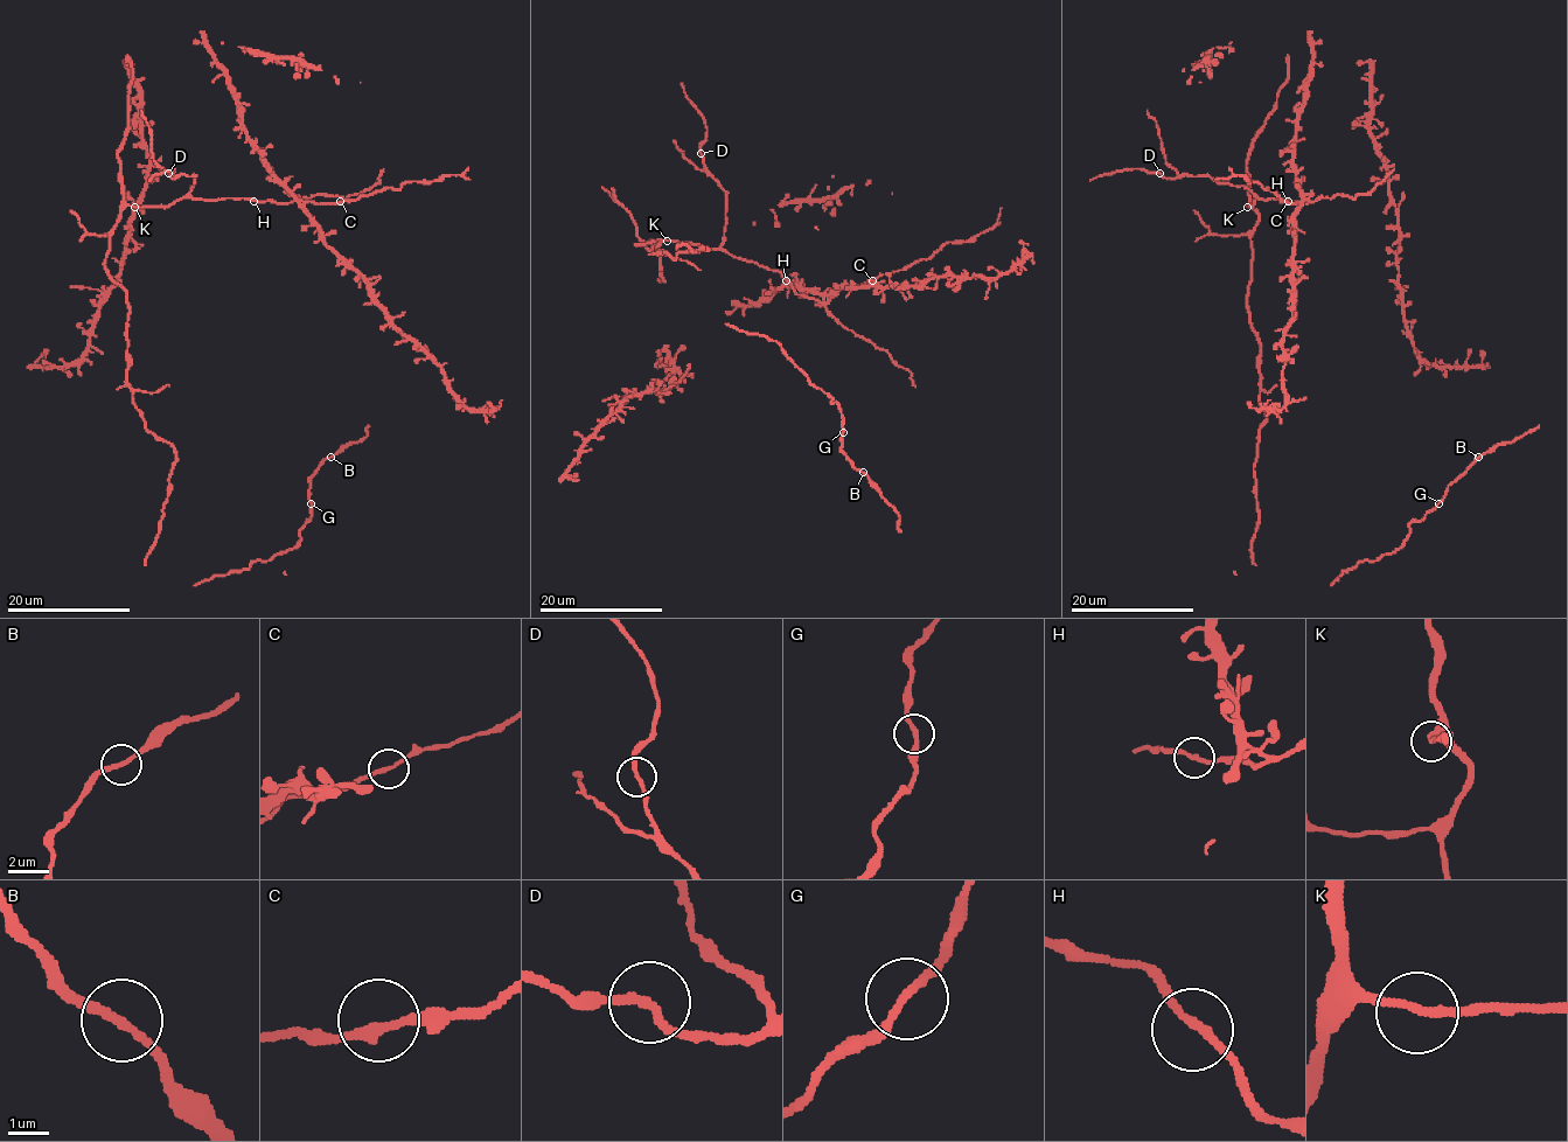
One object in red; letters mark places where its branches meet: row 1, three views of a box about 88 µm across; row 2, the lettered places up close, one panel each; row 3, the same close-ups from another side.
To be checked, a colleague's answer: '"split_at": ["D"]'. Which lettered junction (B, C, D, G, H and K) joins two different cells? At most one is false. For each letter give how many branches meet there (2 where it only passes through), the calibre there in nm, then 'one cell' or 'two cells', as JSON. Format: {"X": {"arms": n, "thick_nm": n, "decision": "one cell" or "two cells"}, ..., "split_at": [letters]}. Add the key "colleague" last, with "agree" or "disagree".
{"B": {"arms": 2, "thick_nm": 200, "decision": "one cell"}, "C": {"arms": 2, "thick_nm": 200, "decision": "one cell"}, "D": {"arms": 2, "thick_nm": 200, "decision": "one cell"}, "G": {"arms": 2, "thick_nm": 200, "decision": "one cell"}, "H": {"arms": 2, "thick_nm": 200, "decision": "one cell"}, "K": {"arms": 2, "thick_nm": 200, "decision": "one cell"}, "split_at": [], "colleague": "disagree"}

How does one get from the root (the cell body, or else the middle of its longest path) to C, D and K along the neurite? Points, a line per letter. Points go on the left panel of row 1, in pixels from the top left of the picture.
C: (119, 286), (104, 259), (110, 231), (127, 206), (167, 207), (182, 197), (340, 201)
D: (119, 286), (104, 264), (110, 231), (127, 206), (167, 207), (185, 197), (194, 175), (172, 178), (169, 173)
K: (119, 286), (110, 277), (104, 259), (118, 215), (127, 206), (134, 207)

